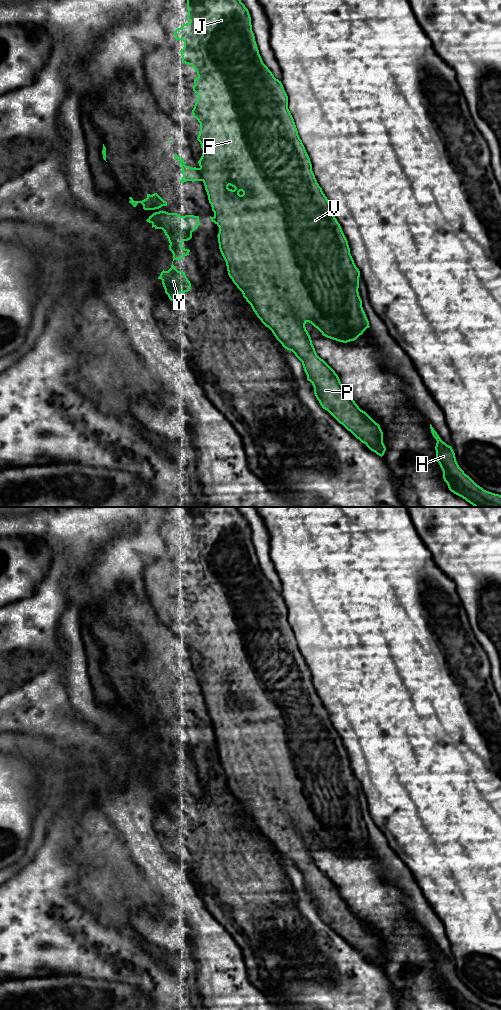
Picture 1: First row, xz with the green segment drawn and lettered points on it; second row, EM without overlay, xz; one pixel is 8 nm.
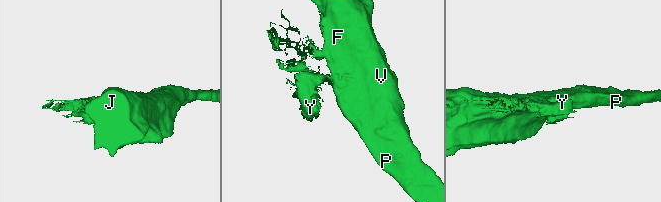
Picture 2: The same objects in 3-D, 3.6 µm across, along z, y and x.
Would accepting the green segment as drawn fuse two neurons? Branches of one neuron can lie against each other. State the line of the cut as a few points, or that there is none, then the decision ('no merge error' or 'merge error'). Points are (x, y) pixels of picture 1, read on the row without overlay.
cut xz (199, 680), (202, 692); merge error

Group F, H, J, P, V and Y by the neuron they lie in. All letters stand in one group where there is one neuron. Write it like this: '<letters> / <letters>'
F H J P V / Y

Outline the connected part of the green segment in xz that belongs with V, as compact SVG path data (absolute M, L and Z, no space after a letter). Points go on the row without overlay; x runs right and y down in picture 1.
M237 507L186 508L188 521L187 531L190 534L183 536L180 540L176 541L174 548L176 552L182 552L184 554L184 559L180 563L182 574L192 577L198 587L198 589L194 591L195 597L193 598L193 603L197 606L198 610L196 611L192 622L193 629L200 635L200 643L197 652L201 656L203 665L198 675L201 682L202 693L208 707L208 712L211 716L212 723L214 724L216 736L219 739L219 745L217 747L219 761L226 774L228 787L237 800L242 804L243 809L251 817L253 823L261 834L272 843L276 851L285 861L292 863L302 874L304 883L307 887L307 892L312 895L314 906L322 920L327 922L340 936L364 955L371 963L382 969L386 963L386 959L383 955L383 944L380 937L376 935L365 923L359 920L347 905L346 900L341 896L335 883L317 867L312 856L311 849L305 839L305 836L309 834L317 840L323 848L339 854L347 855L356 852L370 838L363 822L362 812L358 804L360 783L356 779L350 766L348 753L342 740L330 721L330 715L323 705L322 700L317 695L312 683L310 670L298 647L294 631L288 621L288 608L281 593L276 591L268 579L263 575L252 543L249 523Z

